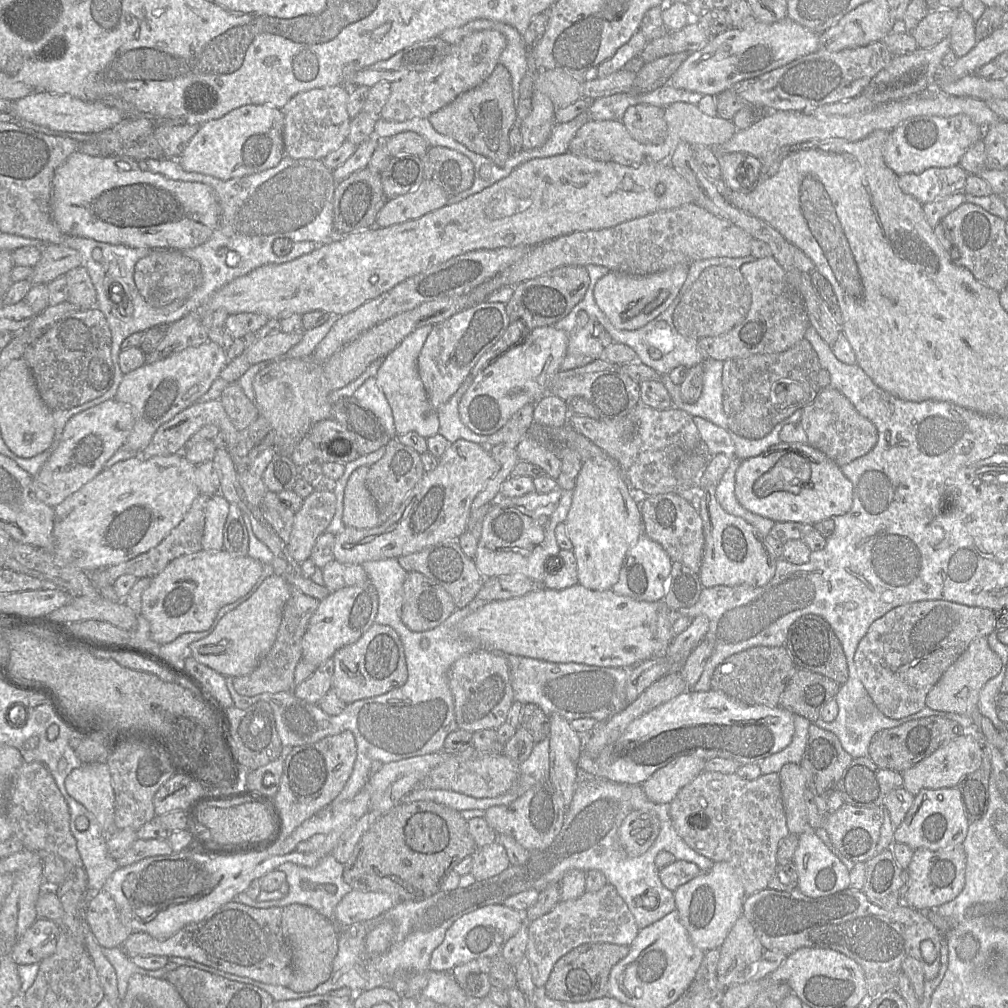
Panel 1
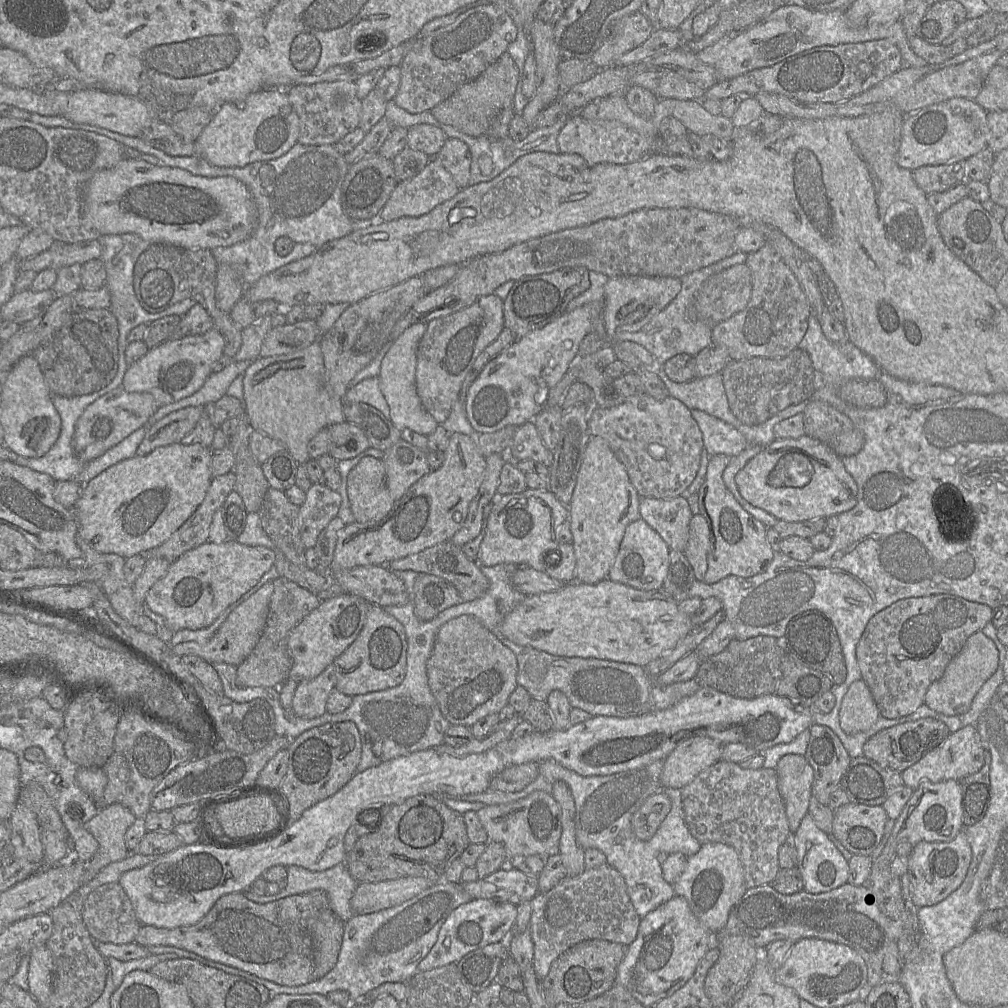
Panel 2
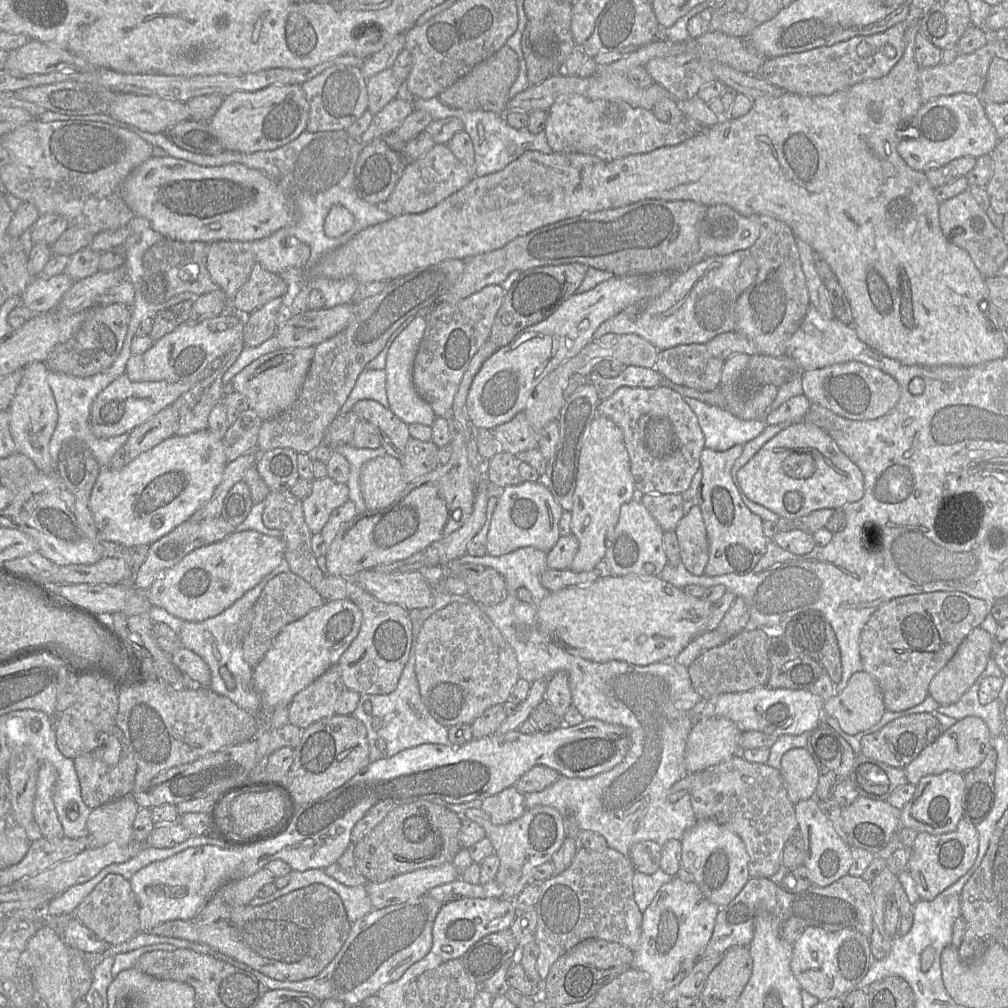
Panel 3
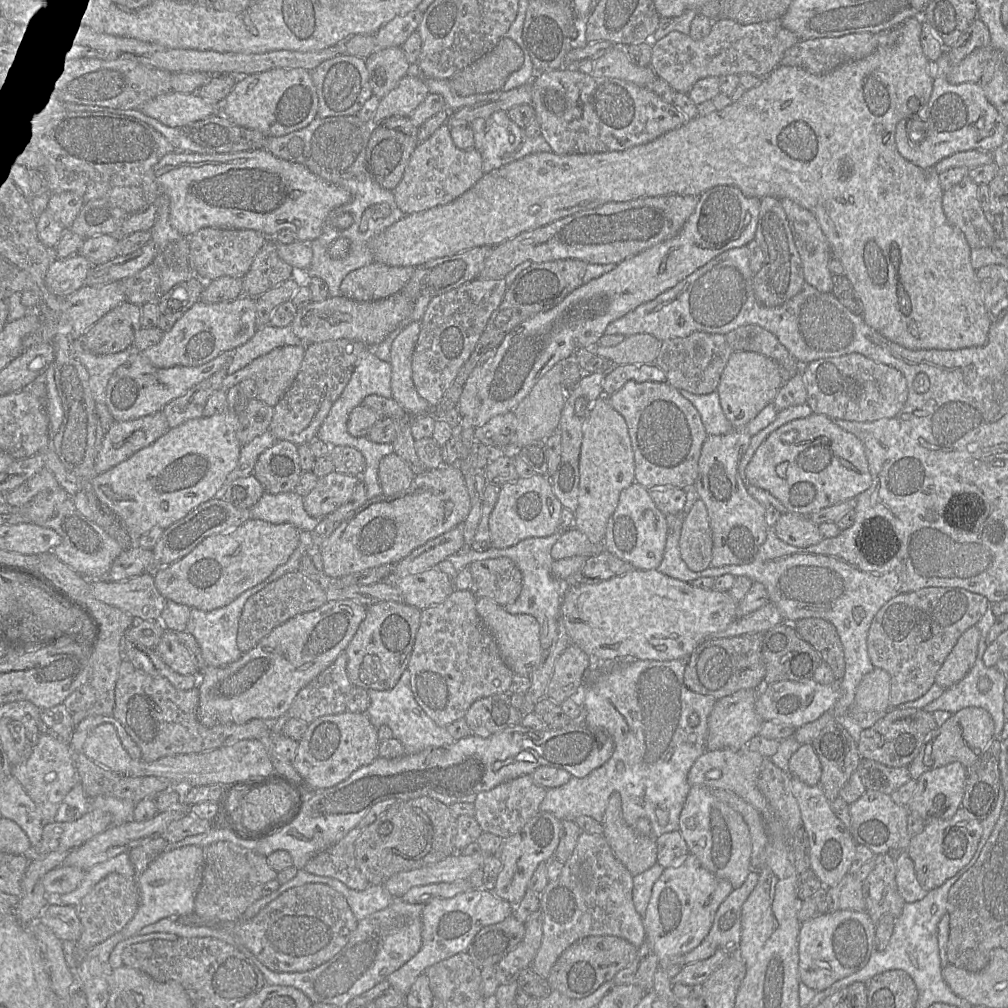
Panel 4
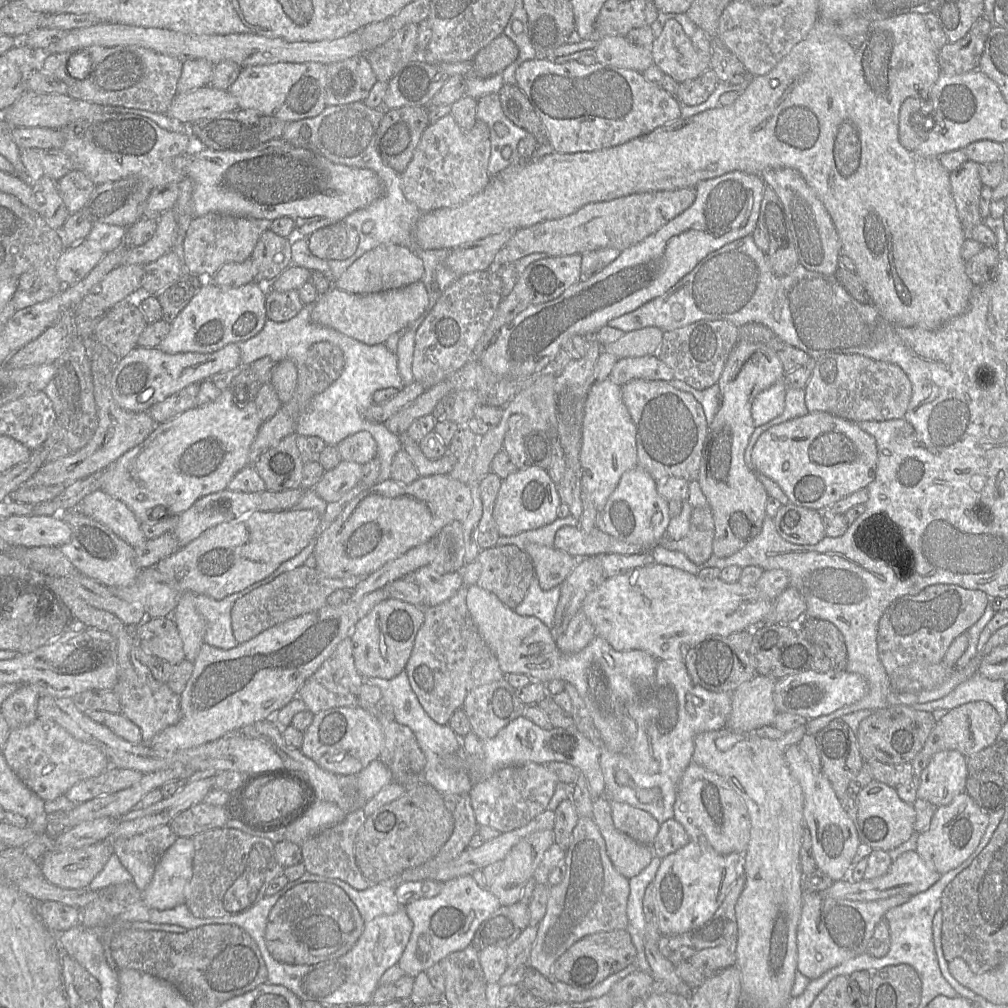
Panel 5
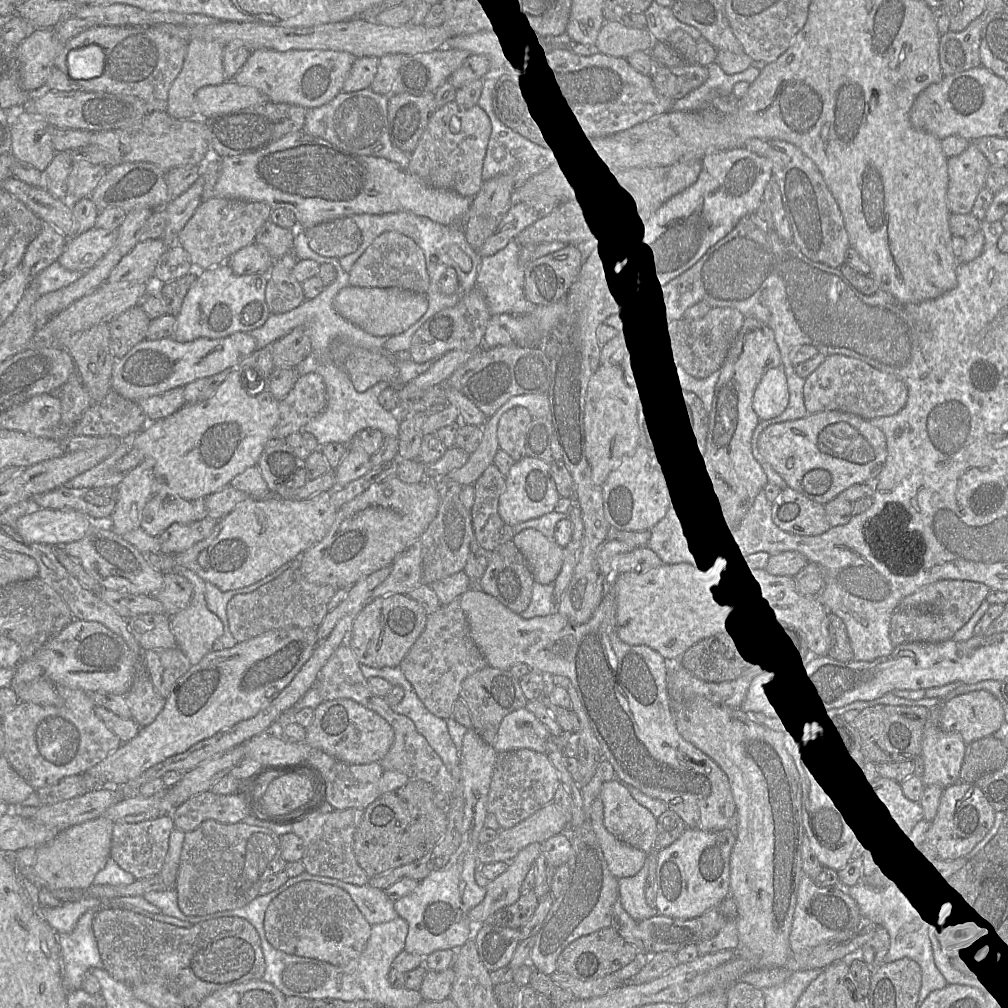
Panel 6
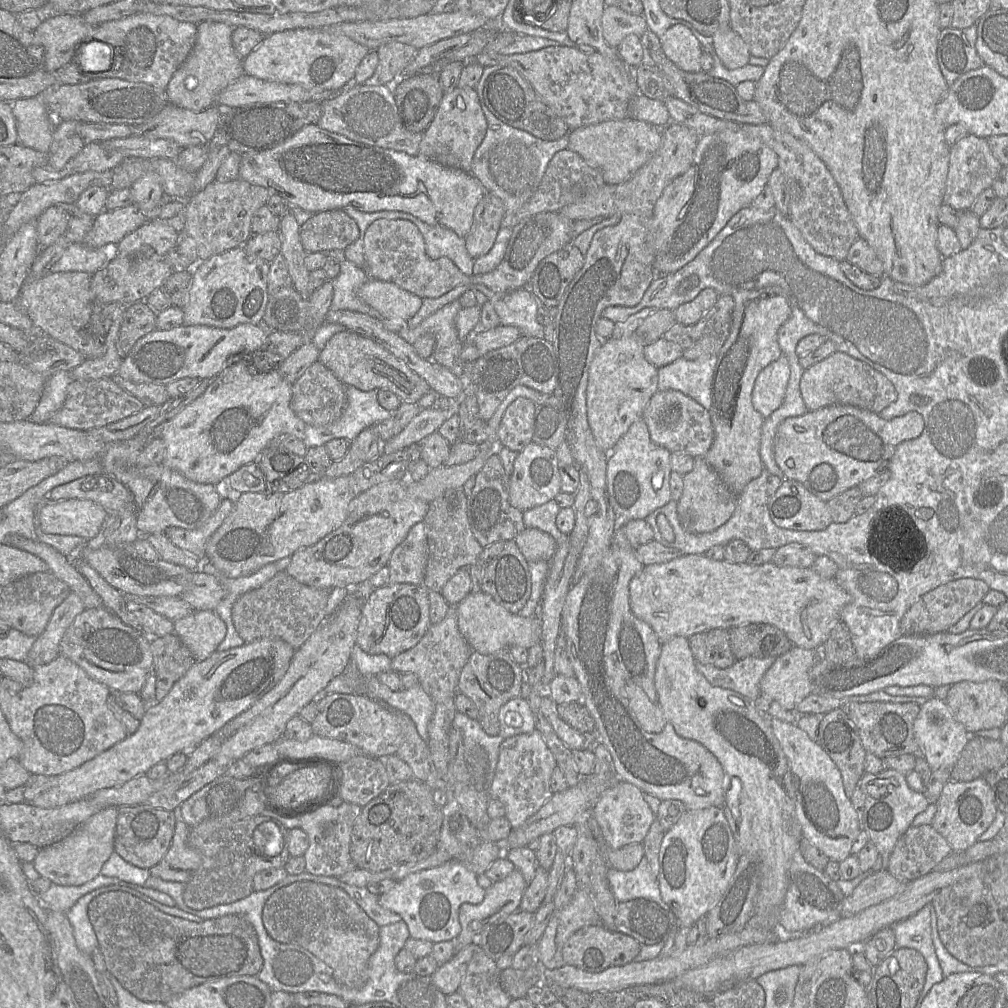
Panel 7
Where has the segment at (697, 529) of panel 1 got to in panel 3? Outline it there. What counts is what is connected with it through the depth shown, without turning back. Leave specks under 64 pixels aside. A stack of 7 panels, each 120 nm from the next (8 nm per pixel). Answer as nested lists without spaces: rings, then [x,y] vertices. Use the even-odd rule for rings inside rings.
[[[645,494],[639,498],[664,532],[675,531],[684,516],[681,494]]]

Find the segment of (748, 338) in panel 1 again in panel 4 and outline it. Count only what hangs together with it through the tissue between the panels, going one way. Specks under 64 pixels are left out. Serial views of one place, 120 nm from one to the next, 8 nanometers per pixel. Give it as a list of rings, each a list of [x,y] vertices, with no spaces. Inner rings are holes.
[[[765,196],[760,199],[760,211],[754,239],[764,252],[764,263],[753,277],[756,299],[768,307],[779,306],[798,294],[805,284],[803,267],[785,210],[780,200]]]

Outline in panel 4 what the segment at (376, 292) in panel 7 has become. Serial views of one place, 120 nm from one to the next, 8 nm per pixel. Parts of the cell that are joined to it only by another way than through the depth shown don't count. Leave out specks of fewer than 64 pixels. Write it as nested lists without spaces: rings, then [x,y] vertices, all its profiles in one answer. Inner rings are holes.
[[[401,292],[374,301],[356,301],[345,296],[328,297],[320,302],[310,302],[298,309],[291,323],[293,333],[305,344],[328,340],[350,339],[374,348],[383,342],[399,324],[410,316],[414,303]]]

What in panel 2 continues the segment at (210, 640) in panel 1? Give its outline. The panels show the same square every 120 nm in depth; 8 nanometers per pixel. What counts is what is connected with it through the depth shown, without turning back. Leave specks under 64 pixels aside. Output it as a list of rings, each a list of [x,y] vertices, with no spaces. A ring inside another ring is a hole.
[[[272,581],[264,584],[262,588],[229,614],[214,636],[206,643],[184,642],[173,646],[172,651],[180,657],[195,655],[210,664],[226,663],[238,667],[253,651],[262,635],[273,590]]]

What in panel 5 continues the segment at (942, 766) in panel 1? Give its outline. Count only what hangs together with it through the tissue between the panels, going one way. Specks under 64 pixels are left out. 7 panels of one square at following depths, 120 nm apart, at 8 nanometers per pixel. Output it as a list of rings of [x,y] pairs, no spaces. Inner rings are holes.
[[[971,701],[948,710],[940,720],[936,721],[923,748],[911,761],[914,776],[918,778],[928,765],[931,757],[939,751],[956,750],[968,757],[997,743],[1001,726],[997,711],[986,701]]]

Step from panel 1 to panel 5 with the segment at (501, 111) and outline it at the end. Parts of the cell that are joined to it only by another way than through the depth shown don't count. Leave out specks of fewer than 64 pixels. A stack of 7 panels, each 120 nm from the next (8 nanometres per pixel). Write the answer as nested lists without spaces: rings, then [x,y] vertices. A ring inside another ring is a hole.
[[[501,34],[481,49],[472,60],[475,74],[480,78],[489,78],[502,73],[519,55],[516,44]]]

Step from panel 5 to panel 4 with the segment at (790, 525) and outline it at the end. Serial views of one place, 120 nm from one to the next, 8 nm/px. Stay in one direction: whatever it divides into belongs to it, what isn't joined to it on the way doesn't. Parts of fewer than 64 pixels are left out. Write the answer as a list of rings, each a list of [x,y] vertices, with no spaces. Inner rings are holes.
[[[789,511],[780,515],[773,529],[780,540],[799,548],[819,544],[823,539],[819,525],[804,515]]]

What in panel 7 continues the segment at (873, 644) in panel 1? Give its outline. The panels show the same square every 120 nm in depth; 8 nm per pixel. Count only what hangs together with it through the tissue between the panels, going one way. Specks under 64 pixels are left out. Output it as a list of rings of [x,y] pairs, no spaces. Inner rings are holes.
[[[960,578],[936,587],[921,596],[906,611],[900,621],[902,635],[931,635],[948,631],[980,603],[989,590],[984,581],[974,578]]]

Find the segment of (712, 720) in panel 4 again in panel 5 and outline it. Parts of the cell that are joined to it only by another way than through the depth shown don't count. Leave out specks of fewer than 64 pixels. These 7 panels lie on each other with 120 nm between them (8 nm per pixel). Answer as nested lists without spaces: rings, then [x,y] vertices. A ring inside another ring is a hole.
[[[755,675],[734,690],[725,727],[734,732],[754,732],[772,725],[778,713],[773,701],[775,682],[775,679]]]

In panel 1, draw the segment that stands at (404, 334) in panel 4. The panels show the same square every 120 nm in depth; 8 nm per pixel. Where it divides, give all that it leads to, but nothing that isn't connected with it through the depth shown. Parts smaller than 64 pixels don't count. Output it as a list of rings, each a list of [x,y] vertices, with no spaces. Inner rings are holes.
[[[427,325],[409,334],[394,350],[384,357],[383,364],[375,376],[378,386],[384,392],[392,409],[397,435],[416,432],[427,439],[439,432],[438,413],[430,404],[417,366],[418,356],[431,329],[432,325]]]

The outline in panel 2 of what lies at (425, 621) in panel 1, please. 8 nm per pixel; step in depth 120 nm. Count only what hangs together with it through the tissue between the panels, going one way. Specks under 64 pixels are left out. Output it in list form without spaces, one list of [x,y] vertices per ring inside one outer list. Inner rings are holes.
[[[419,573],[414,583],[413,601],[414,613],[421,621],[431,621],[442,611],[463,602],[453,584],[425,573]]]

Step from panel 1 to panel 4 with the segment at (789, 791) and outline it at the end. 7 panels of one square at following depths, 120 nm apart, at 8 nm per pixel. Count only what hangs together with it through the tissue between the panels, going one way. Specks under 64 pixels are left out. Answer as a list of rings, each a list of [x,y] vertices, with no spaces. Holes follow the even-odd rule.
[[[804,743],[792,754],[788,772],[807,785],[817,785],[821,776],[821,764],[811,743]]]

